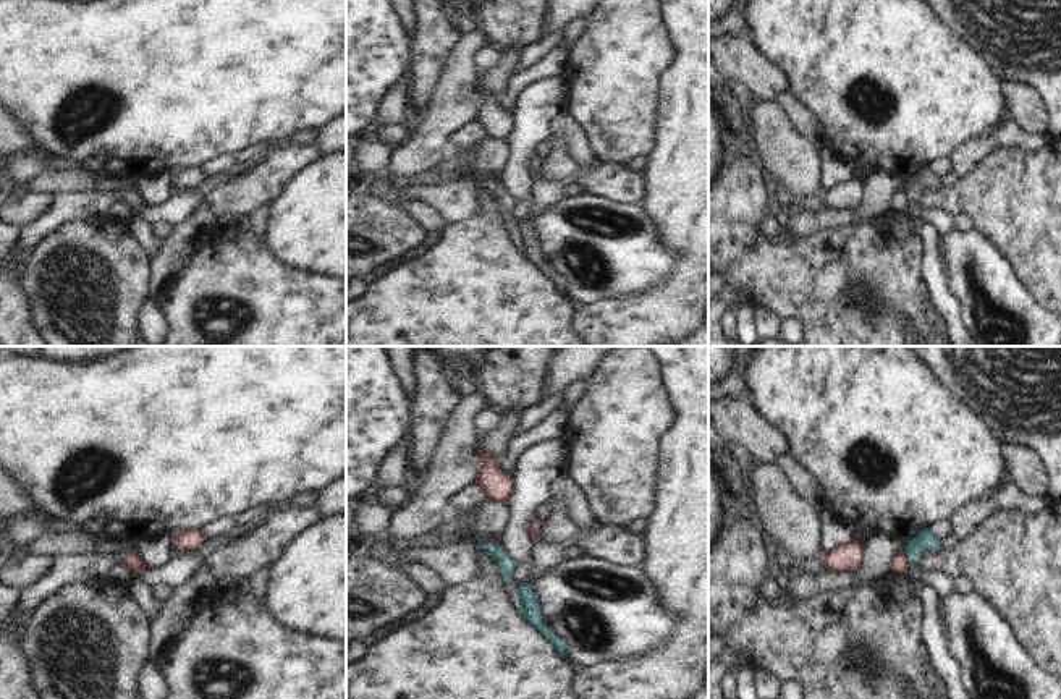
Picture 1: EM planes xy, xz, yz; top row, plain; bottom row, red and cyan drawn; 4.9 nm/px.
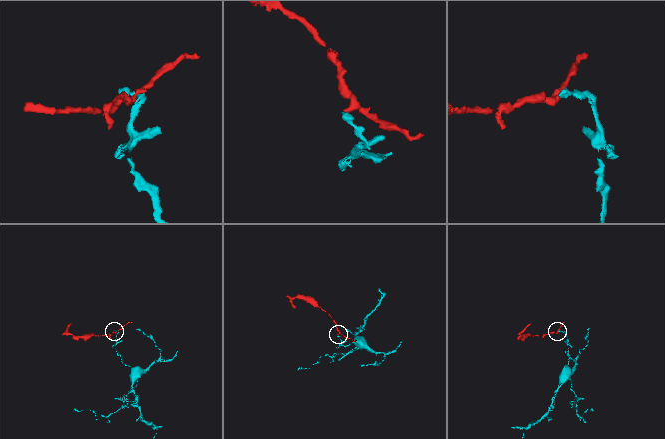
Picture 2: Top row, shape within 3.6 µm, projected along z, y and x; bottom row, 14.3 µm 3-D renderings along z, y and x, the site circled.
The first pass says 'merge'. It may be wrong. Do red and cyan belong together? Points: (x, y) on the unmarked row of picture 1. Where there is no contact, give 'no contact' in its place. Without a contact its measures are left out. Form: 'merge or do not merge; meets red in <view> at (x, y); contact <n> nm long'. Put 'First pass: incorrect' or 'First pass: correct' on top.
First pass: correct
merge; meets red in yz at (906, 194); contact 70 nm long

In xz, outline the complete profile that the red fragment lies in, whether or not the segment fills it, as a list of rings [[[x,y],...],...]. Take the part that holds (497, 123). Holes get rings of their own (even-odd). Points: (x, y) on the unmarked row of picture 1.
[[[480,87],[477,92],[482,104],[476,123],[482,126],[485,136],[493,139],[508,139],[513,133],[511,112],[500,107],[500,95]]]

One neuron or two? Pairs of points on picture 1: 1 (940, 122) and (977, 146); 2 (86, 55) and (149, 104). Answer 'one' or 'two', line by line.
1: two
2: one

